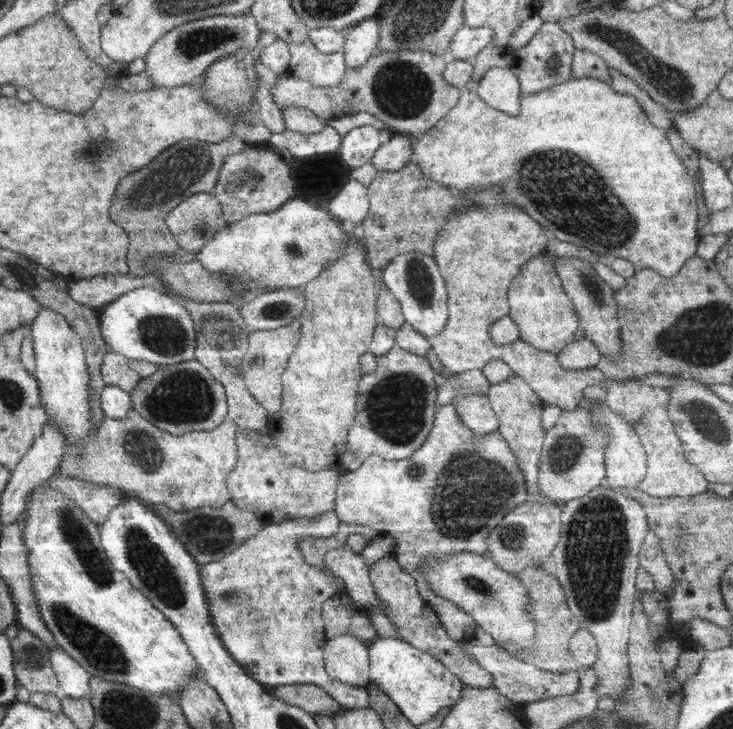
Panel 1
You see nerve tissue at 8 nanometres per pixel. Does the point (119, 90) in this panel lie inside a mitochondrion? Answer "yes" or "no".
no

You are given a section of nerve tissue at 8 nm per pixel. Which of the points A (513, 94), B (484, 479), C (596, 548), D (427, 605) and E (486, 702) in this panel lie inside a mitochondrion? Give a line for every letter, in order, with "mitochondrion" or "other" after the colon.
A: other
B: mitochondrion
C: mitochondrion
D: other
E: other

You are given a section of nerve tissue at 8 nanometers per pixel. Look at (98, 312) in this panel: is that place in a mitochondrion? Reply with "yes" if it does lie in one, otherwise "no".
no

